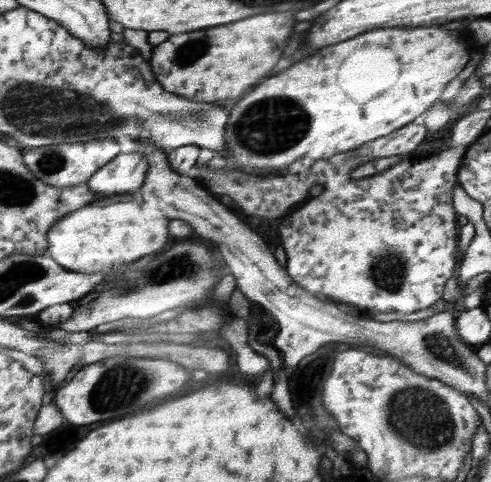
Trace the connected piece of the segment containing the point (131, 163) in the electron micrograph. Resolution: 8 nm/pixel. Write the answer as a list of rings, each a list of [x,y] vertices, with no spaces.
[[[140,153],[118,155],[106,163],[86,182],[96,194],[138,194],[145,184],[149,162]]]

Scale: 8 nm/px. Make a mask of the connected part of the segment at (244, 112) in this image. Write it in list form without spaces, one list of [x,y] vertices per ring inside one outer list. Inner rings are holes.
[[[377,28],[370,29],[370,32],[364,32],[352,40],[344,40],[340,44],[322,48],[322,52],[312,54],[310,58],[286,68],[284,72],[280,72],[274,78],[264,80],[262,84],[258,84],[250,94],[246,94],[238,106],[232,108],[229,119],[225,124],[225,141],[227,150],[225,156],[232,155],[232,162],[240,166],[251,166],[252,168],[264,168],[264,170],[284,170],[288,168],[292,162],[302,160],[302,158],[310,158],[310,160],[320,160],[320,158],[328,158],[334,156],[338,152],[348,152],[352,148],[358,148],[370,140],[376,140],[380,136],[386,136],[402,126],[406,126],[408,122],[417,120],[420,114],[428,112],[432,108],[434,102],[440,101],[442,90],[446,88],[448,82],[452,82],[461,70],[464,70],[466,64],[470,60],[469,50],[472,44],[467,40],[460,40],[458,32],[450,32],[450,30],[442,30],[442,28]]]

